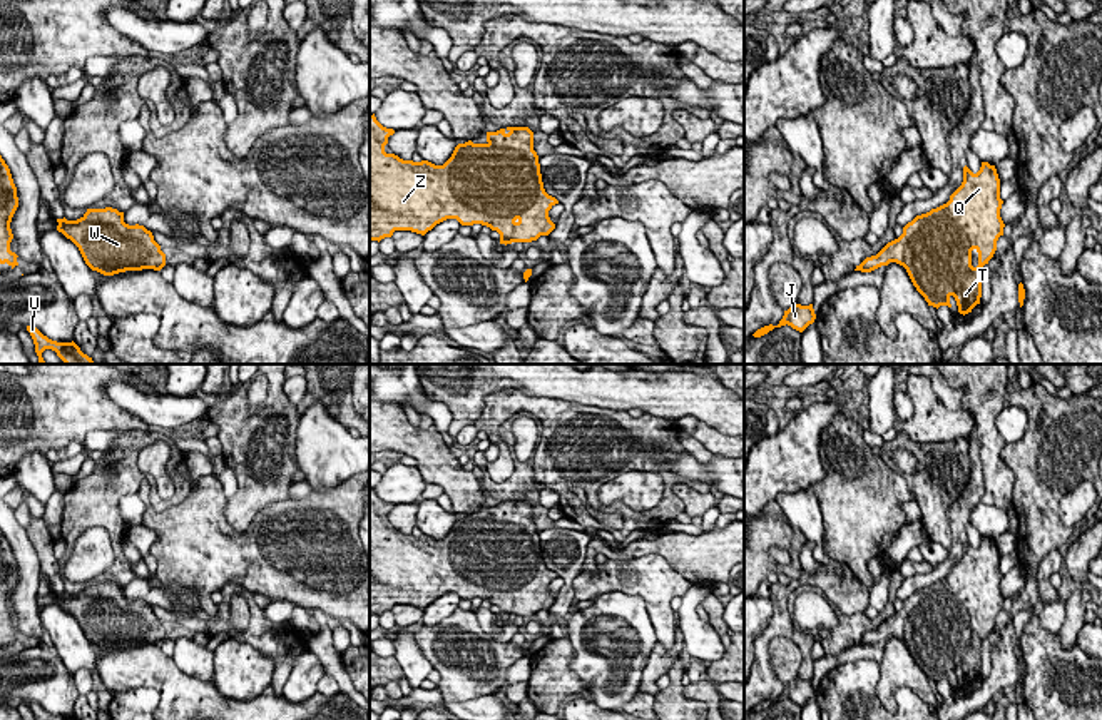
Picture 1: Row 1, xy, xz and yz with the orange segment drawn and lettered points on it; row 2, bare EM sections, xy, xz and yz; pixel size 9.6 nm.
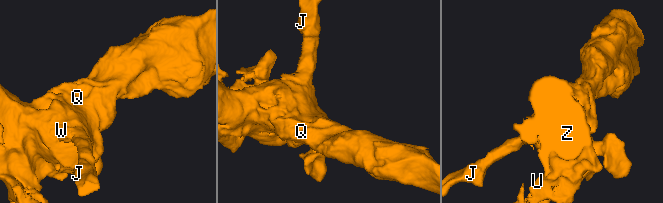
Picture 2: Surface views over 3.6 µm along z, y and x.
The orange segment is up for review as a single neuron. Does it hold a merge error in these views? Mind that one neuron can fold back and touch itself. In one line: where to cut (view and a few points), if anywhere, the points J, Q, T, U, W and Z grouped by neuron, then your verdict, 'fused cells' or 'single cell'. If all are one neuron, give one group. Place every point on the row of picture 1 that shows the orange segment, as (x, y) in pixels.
no cut | J Q T U W Z | single cell

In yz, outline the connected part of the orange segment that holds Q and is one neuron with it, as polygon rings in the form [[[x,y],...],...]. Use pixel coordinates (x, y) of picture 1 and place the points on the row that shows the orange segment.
[[[982,162],[973,174],[963,167],[963,182],[950,200],[916,215],[903,234],[855,271],[871,272],[890,262],[903,266],[928,306],[948,306],[953,296],[960,314],[980,304],[982,267],[1003,236],[1000,179],[995,165]]]

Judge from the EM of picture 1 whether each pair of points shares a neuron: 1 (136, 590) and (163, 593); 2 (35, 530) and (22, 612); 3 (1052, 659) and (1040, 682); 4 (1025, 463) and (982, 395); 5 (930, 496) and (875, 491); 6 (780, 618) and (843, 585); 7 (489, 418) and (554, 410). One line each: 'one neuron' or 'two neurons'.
1: one neuron
2: two neurons
3: one neuron
4: two neurons
5: two neurons
6: one neuron
7: one neuron

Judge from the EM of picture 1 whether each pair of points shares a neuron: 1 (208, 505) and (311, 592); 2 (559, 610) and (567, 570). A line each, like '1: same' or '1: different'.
1: same
2: same

